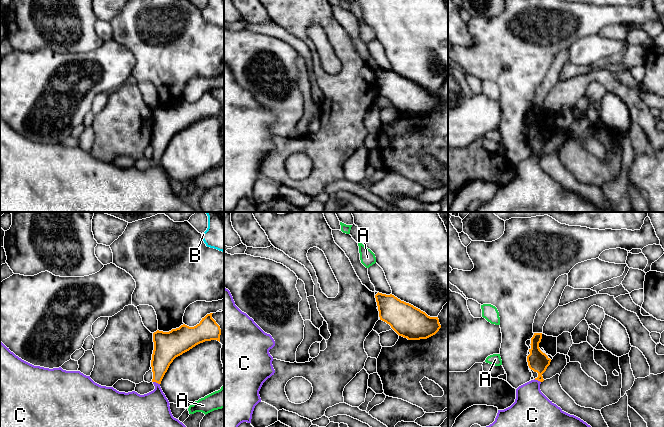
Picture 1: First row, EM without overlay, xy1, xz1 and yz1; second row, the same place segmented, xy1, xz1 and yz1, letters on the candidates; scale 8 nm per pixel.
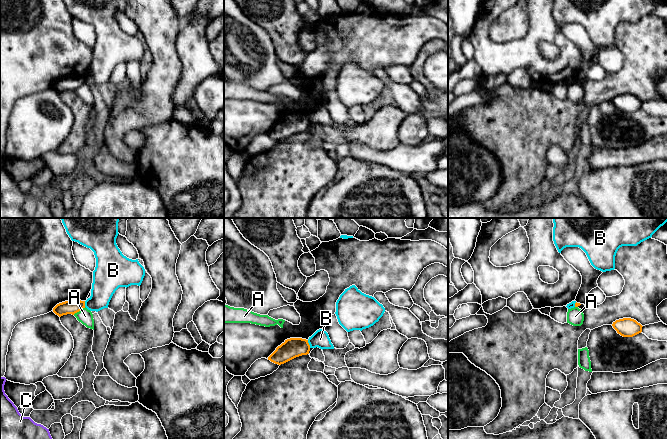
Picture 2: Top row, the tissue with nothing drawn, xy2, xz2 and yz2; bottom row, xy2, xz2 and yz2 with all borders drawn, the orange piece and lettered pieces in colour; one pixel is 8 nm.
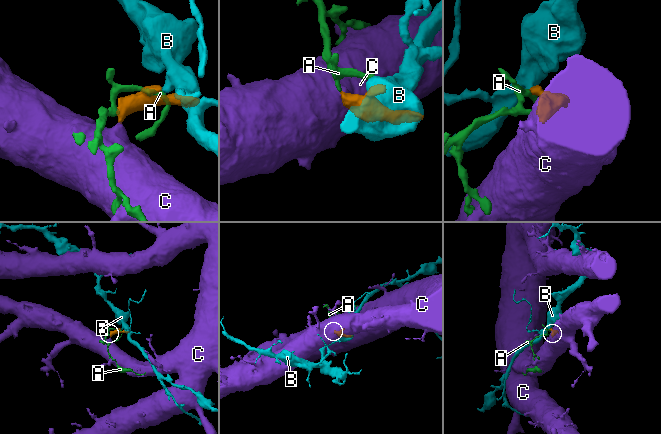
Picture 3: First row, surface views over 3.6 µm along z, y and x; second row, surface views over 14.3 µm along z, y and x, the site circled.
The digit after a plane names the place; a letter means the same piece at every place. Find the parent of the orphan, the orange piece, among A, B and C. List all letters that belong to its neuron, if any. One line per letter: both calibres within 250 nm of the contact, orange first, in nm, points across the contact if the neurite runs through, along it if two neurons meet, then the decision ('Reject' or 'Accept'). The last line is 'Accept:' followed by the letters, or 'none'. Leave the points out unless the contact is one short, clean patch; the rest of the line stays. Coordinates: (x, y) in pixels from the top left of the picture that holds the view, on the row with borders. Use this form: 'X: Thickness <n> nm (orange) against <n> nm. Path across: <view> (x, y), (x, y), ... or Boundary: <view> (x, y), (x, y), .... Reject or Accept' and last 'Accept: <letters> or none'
A: Thickness 110 nm (orange) against 120 nm. Boundary: xy2 (85, 307), (73, 314). Reject
B: Thickness 160 nm (orange) against 140 nm. Boundary: xz2 (307, 340), (310, 347). Reject
C: Thickness 180 nm (orange) against 280 nm. Path across: xy1 (164, 352), (156, 382), (157, 397), (152, 409). Accept
Accept: C

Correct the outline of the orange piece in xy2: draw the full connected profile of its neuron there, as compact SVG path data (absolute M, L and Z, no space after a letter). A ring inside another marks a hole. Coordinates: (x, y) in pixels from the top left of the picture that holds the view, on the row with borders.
M81 300L65 301L57 304L53 308L53 312L59 317L61 317L67 314L74 315L75 313L79 312L83 308L85 308L85 301L81 301Z

